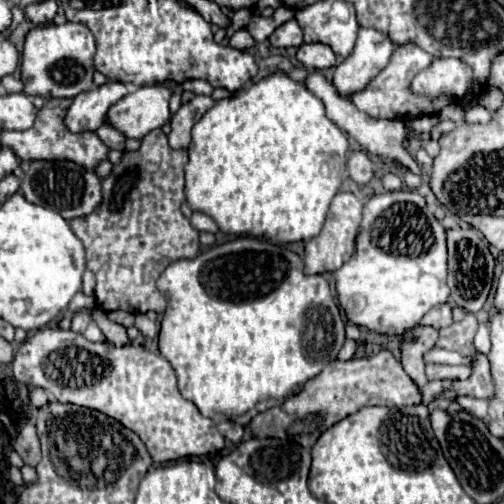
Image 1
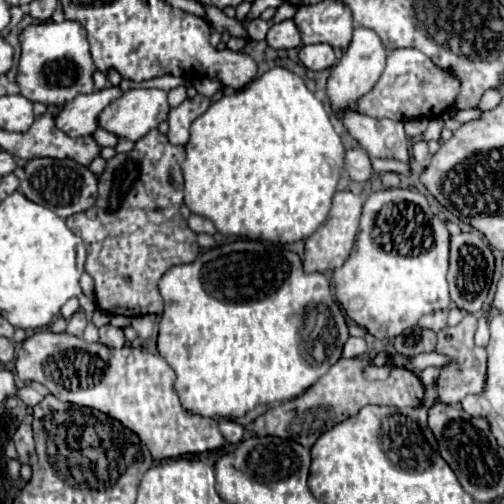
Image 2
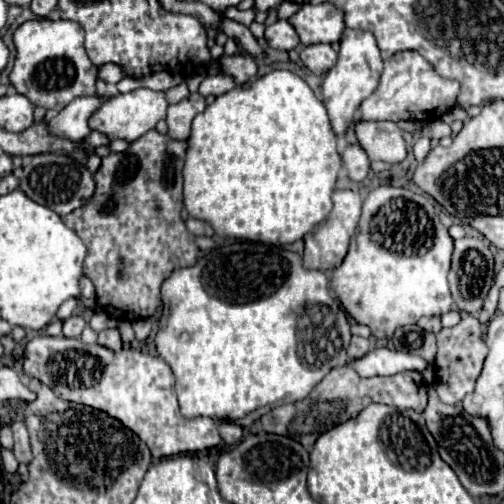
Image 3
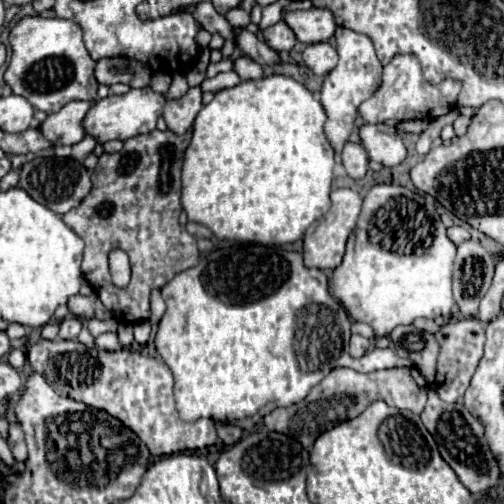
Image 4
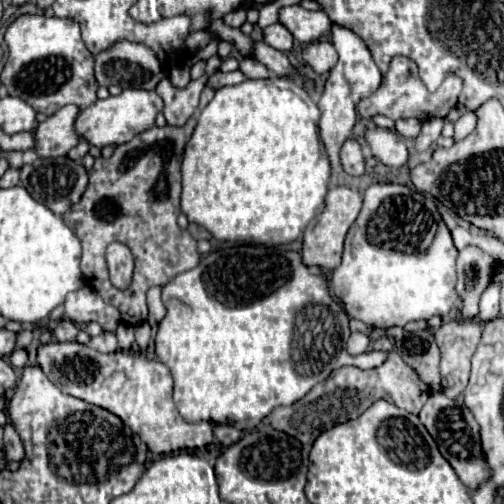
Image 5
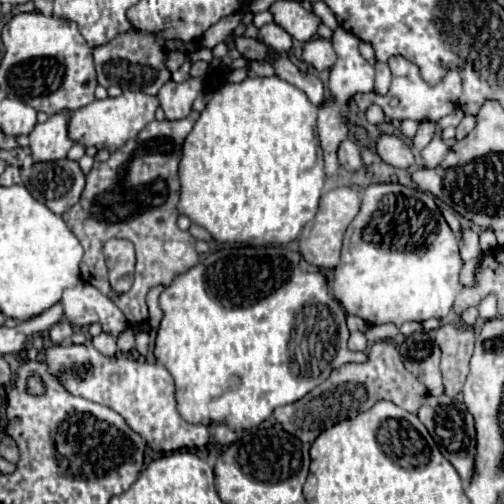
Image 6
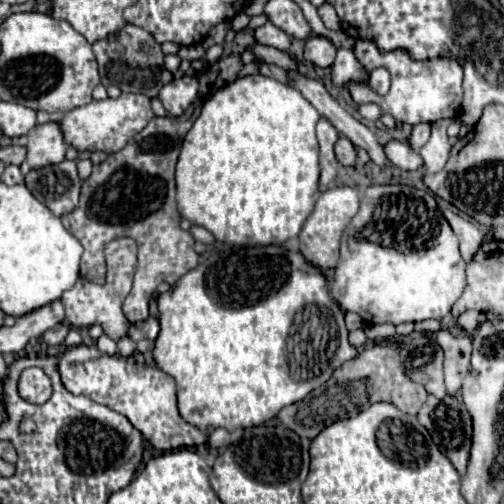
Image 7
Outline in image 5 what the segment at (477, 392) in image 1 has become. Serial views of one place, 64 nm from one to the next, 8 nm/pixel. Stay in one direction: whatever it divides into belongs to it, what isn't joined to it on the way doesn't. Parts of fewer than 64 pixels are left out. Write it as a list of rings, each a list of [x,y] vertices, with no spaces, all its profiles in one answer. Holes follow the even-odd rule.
[[[462,320],[462,322],[446,322],[436,330],[436,344],[442,352],[440,374],[442,374],[442,392],[450,400],[456,400],[470,376],[470,362],[476,354],[482,336],[480,320]]]

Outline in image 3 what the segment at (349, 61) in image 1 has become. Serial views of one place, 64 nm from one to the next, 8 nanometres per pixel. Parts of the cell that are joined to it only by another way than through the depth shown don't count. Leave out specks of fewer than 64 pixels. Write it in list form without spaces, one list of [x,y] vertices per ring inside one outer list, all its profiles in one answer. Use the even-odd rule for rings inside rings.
[[[346,30],[344,38],[340,40],[340,52],[336,66],[326,74],[322,82],[322,94],[324,94],[324,106],[328,108],[328,116],[332,122],[332,130],[338,138],[344,136],[346,128],[352,126],[354,114],[364,98],[368,98],[380,80],[382,74],[382,56],[380,48],[376,44],[376,38],[368,30]]]

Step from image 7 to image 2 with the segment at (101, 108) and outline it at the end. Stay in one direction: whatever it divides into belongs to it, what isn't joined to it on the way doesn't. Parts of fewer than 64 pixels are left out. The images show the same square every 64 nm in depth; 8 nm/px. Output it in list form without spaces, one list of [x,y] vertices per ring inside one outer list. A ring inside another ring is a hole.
[[[138,88],[122,94],[98,116],[104,130],[114,132],[120,138],[140,140],[148,130],[158,128],[168,118],[168,102],[164,90]]]

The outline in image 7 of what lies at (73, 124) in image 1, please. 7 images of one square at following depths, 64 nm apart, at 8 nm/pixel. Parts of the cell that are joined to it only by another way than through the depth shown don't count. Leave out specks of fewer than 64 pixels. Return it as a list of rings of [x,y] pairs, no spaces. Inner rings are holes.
[[[58,122],[36,124],[32,132],[28,132],[28,164],[30,168],[42,168],[48,164],[58,164],[64,160],[68,144],[64,142],[62,128]]]

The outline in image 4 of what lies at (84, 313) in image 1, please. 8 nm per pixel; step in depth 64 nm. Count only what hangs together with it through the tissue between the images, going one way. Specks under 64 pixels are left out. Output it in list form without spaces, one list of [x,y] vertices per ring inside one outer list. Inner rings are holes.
[[[66,316],[60,322],[60,334],[58,336],[64,340],[74,340],[74,338],[78,338],[80,330],[82,330],[82,320],[76,316]]]

